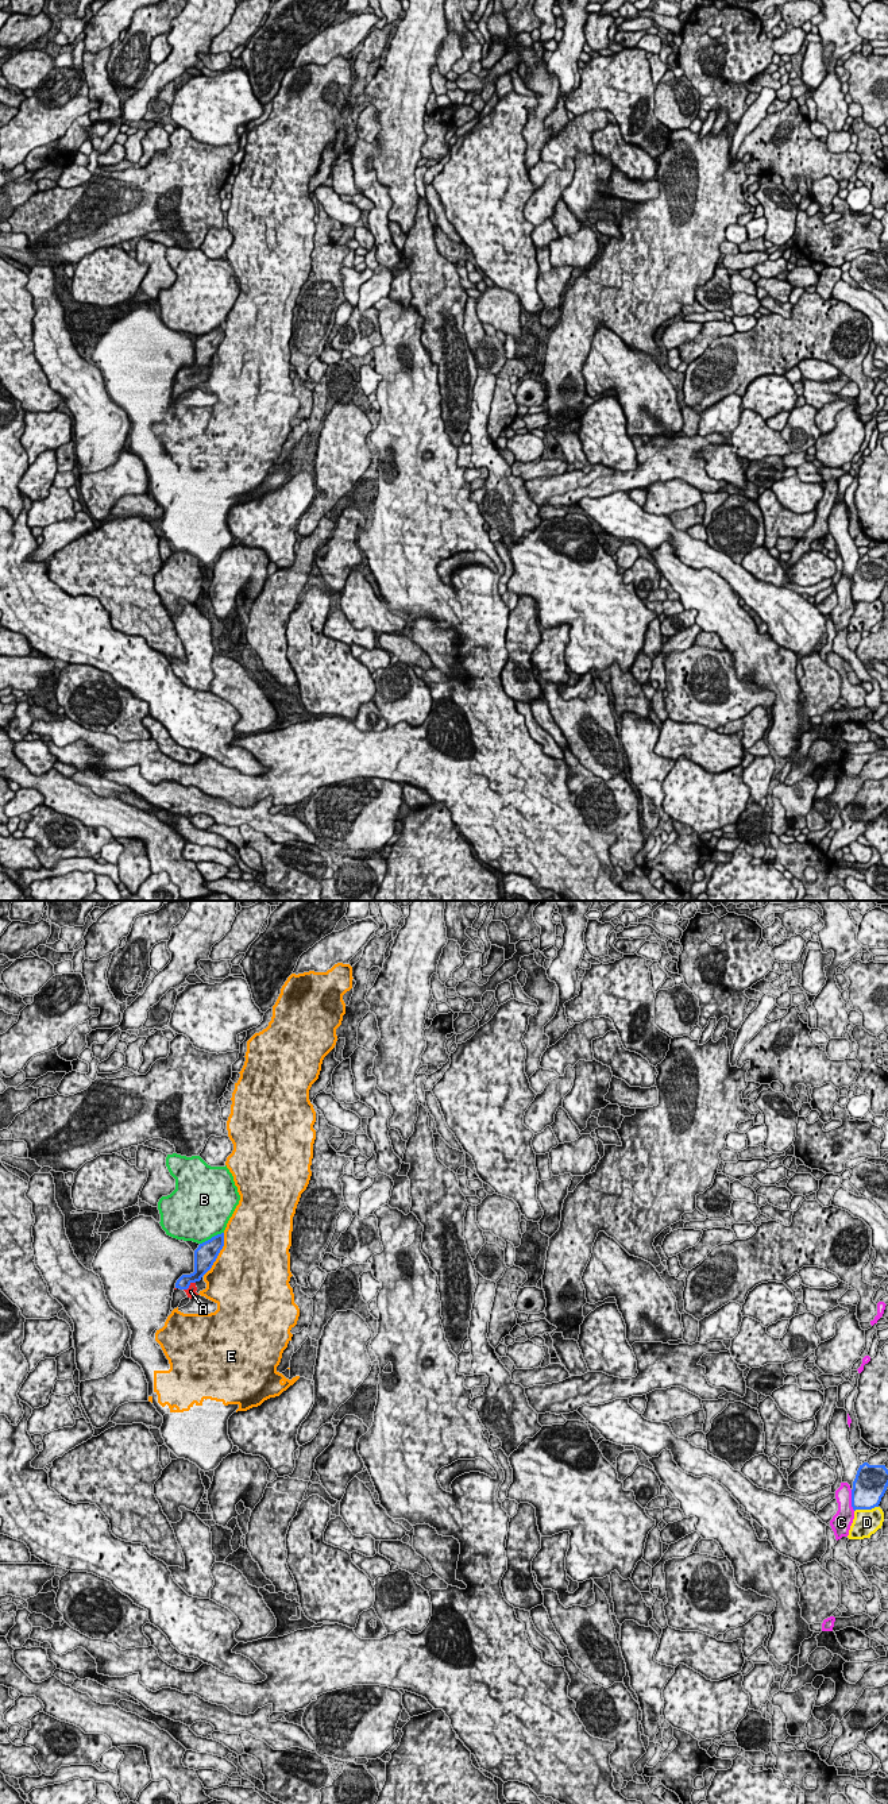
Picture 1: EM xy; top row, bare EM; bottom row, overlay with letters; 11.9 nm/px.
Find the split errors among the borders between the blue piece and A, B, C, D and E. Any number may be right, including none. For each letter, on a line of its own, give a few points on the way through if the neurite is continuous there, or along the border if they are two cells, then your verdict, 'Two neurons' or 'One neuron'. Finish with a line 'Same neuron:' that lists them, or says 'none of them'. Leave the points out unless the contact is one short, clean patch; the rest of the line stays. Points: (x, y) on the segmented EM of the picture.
A: Path across: xy (200, 1267), (200, 1271), (189, 1284), (190, 1291). One neuron
B: Two neurons
C: Two neurons
D: Two neurons
E: Two neurons
Same neuron: A

